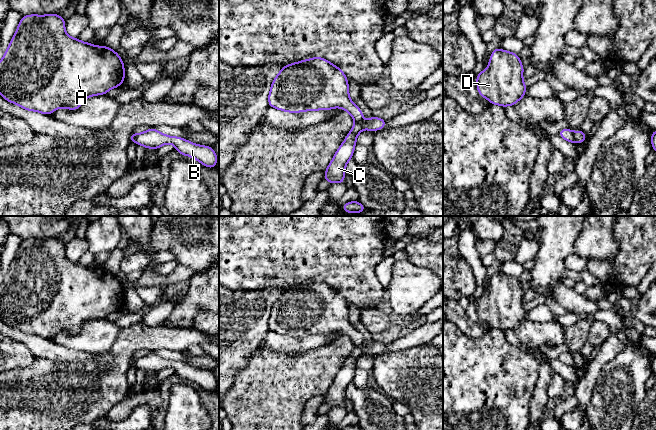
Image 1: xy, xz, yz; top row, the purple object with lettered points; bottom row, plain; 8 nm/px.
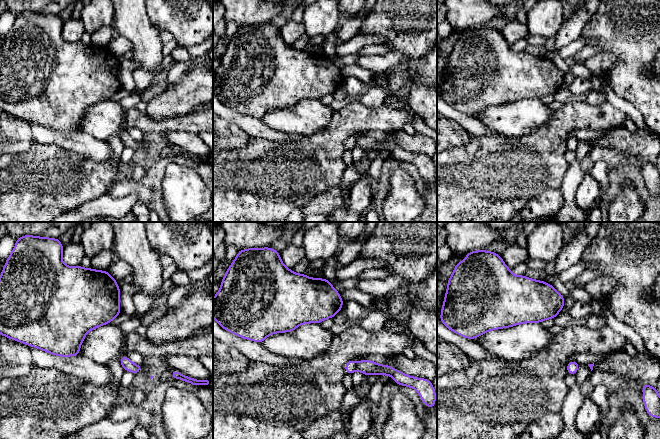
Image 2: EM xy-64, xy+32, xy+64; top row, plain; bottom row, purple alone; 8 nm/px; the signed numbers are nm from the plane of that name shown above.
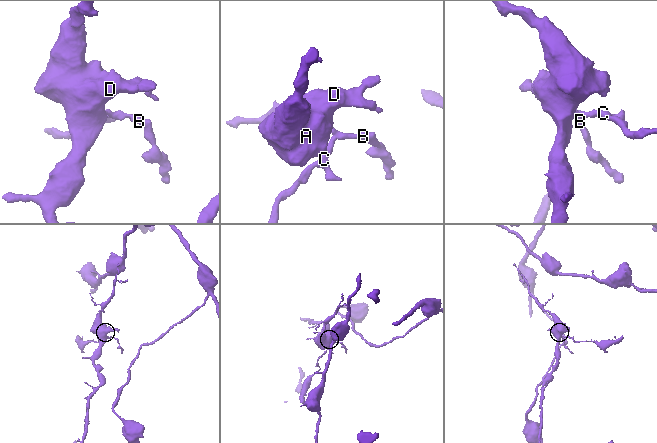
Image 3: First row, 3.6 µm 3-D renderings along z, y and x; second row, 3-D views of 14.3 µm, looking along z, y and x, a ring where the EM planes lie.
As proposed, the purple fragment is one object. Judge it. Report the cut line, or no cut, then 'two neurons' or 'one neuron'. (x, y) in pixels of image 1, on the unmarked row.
yz (573, 357), (575, 365) | two neurons

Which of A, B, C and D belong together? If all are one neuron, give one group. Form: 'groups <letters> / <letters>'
groups A B D / C

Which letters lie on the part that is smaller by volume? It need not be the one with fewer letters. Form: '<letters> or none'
C

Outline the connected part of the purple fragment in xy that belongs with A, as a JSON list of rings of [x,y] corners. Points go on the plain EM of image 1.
[[[58,238],[23,240],[0,285],[0,319],[22,333],[48,340],[63,331],[77,334],[86,322],[105,319],[124,303],[123,284],[116,275],[71,262]]]

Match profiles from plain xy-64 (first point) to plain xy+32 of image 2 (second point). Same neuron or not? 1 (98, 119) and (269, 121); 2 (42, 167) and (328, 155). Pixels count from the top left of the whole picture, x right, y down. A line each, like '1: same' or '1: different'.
1: same
2: same

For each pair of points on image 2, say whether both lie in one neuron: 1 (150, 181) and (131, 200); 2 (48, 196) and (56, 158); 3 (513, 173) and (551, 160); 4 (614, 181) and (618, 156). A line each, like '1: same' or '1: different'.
1: different
2: same
3: same
4: different

